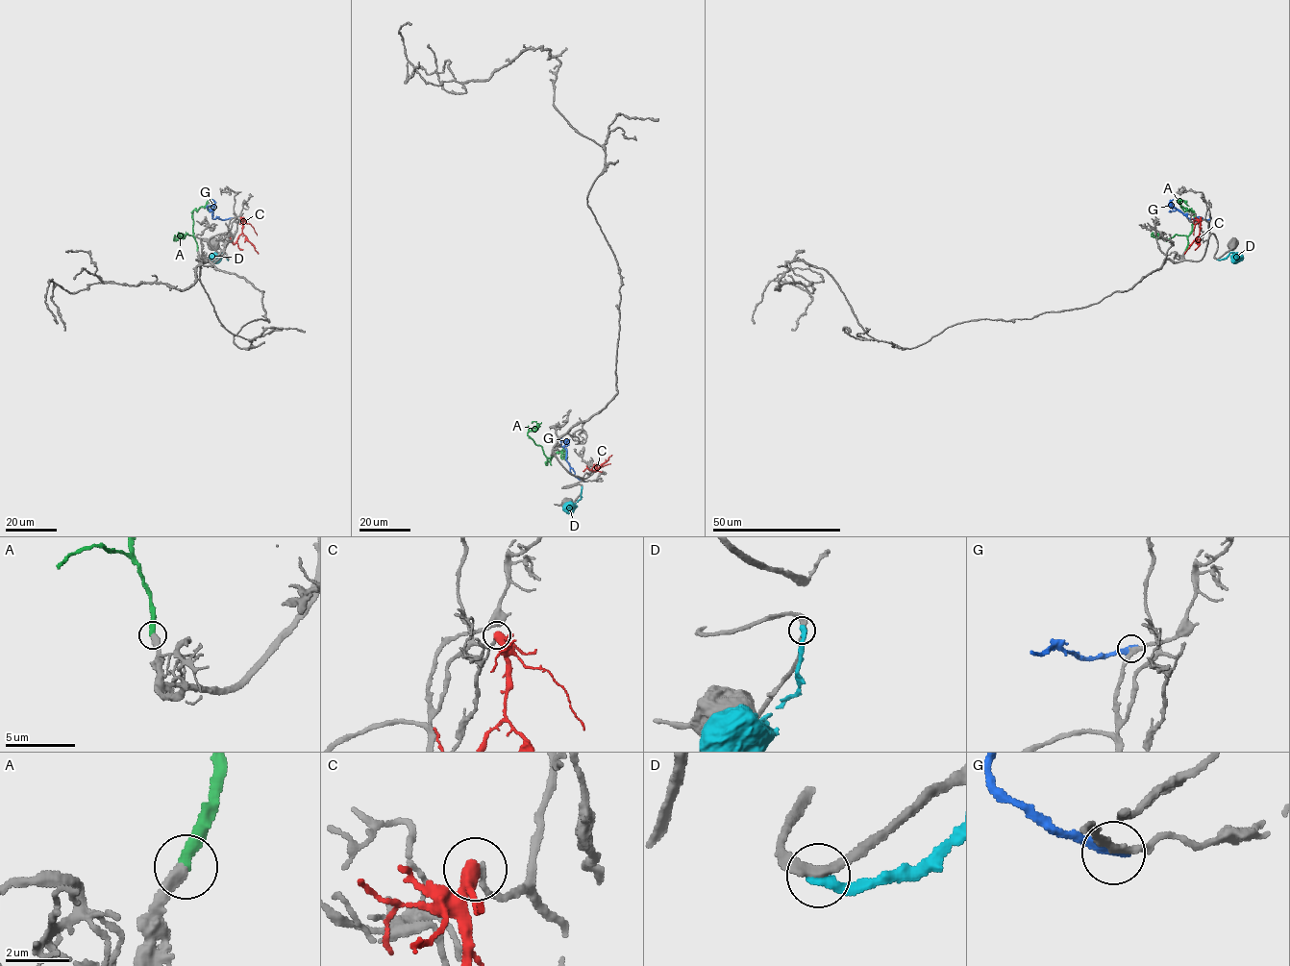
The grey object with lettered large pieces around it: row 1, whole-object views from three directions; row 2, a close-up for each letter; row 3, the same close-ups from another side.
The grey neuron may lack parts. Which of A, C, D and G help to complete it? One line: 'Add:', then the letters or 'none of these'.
Add: A

